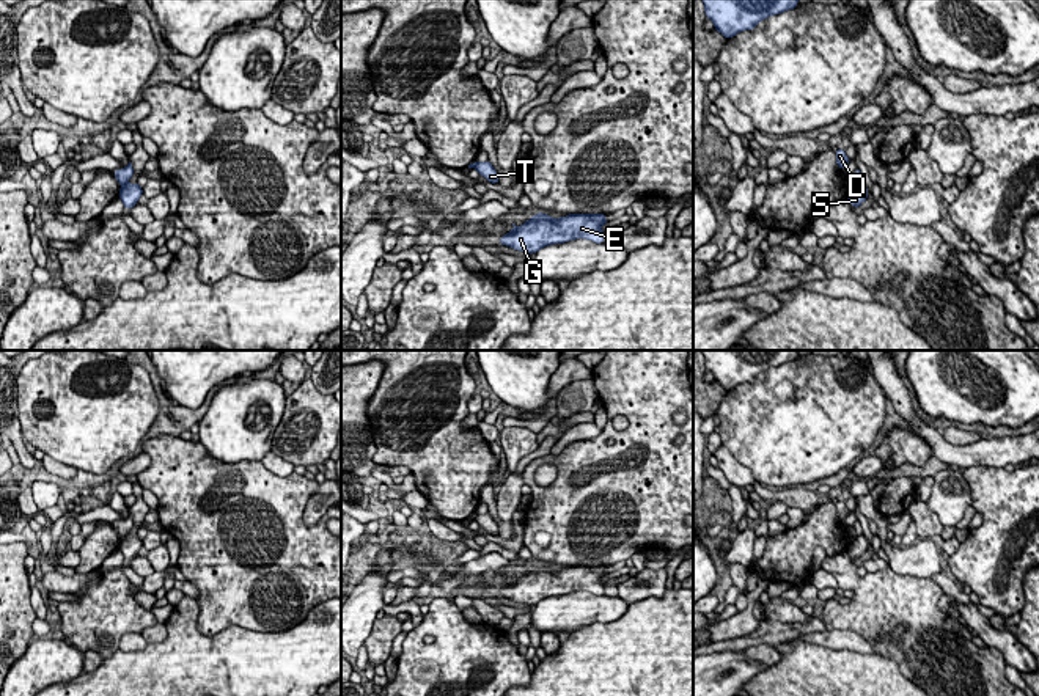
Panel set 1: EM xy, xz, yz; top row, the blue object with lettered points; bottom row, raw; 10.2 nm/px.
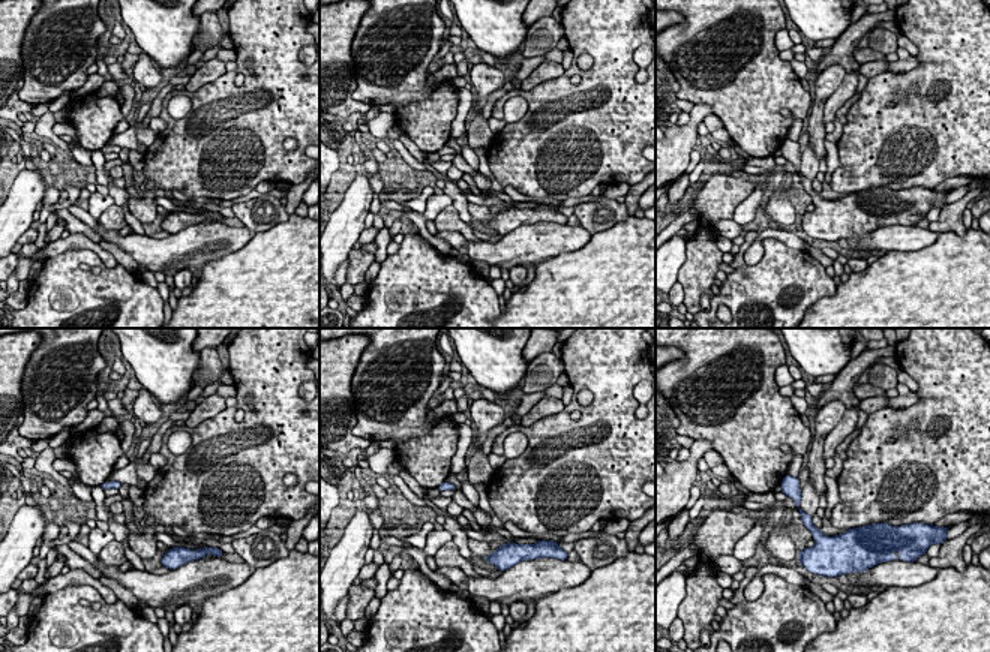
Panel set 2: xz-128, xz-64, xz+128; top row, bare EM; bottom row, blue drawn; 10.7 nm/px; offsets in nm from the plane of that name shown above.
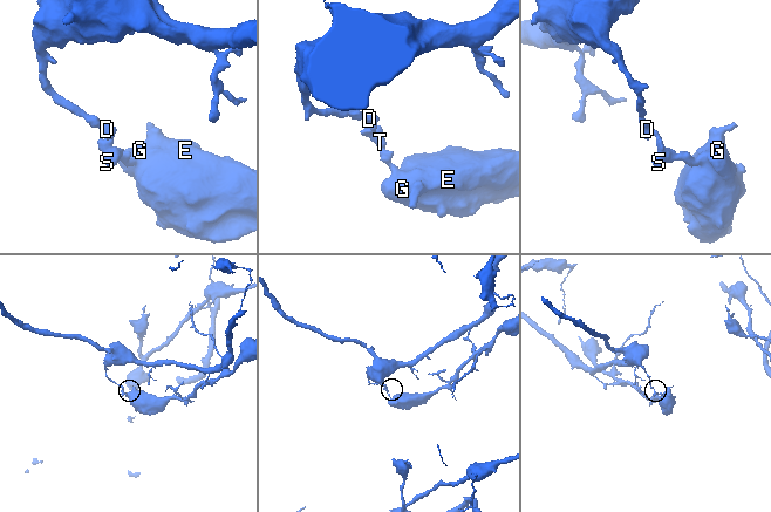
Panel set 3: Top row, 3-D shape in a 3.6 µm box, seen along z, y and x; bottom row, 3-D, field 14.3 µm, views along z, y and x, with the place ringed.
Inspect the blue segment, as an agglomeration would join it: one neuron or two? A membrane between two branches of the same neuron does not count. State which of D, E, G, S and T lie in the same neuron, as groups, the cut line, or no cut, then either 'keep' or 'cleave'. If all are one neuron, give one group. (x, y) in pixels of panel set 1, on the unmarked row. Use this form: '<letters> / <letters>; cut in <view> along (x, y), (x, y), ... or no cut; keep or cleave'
D / E G S T; cut in xy along (124, 534), (121, 538); cleave

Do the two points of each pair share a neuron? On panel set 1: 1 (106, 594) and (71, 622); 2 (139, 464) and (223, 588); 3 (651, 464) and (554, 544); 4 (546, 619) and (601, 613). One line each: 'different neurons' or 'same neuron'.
1: same neuron
2: different neurons
3: same neuron
4: same neuron

